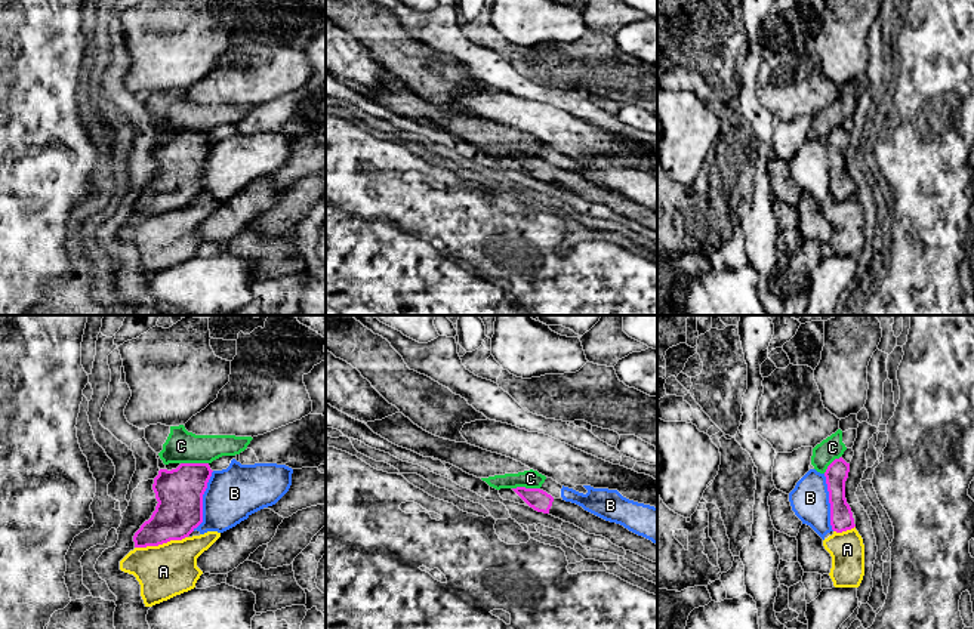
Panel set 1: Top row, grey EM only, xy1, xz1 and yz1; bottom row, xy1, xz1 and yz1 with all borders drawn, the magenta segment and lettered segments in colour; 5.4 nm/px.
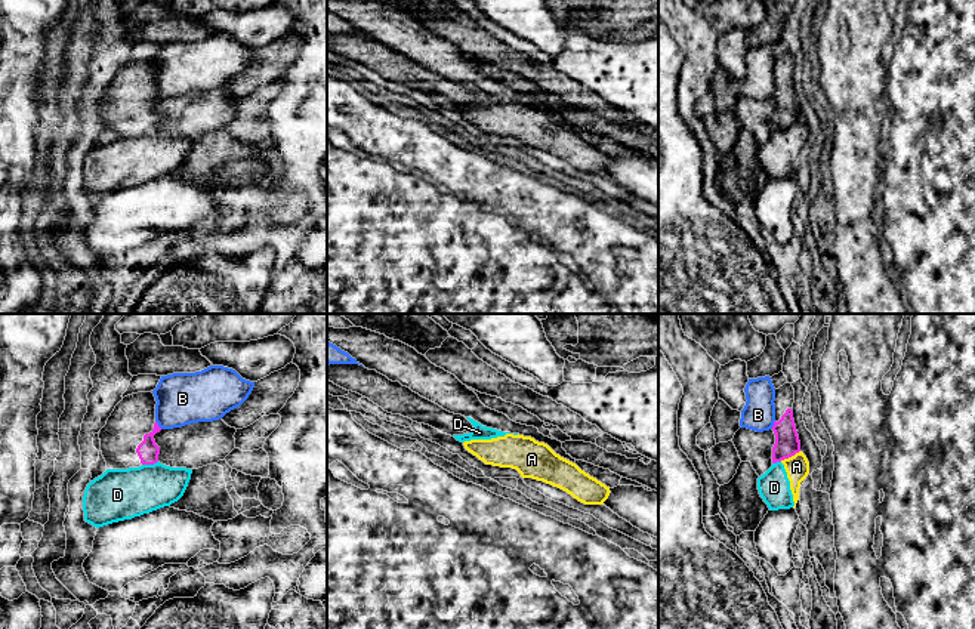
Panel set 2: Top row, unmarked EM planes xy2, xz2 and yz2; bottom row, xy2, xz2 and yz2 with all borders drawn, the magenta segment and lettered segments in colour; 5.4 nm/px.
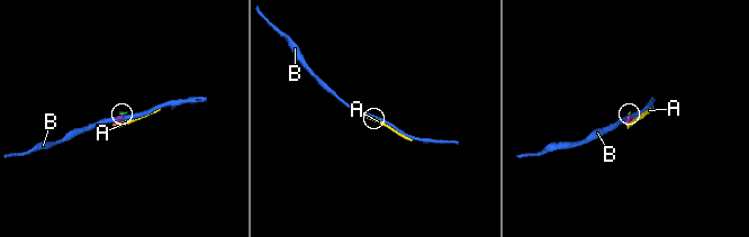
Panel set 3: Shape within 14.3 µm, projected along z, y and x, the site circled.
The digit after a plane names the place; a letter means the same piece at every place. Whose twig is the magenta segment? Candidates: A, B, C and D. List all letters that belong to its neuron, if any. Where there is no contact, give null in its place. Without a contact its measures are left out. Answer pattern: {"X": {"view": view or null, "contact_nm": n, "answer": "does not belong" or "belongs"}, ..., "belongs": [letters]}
{"A": {"view": "xy1", "contact_nm": 300, "answer": "does not belong"}, "B": {"view": "xy1", "contact_nm": 340, "answer": "does not belong"}, "C": {"view": "xy1", "contact_nm": 150, "answer": "does not belong"}, "D": {"view": "xy2", "contact_nm": 90, "answer": "does not belong"}, "belongs": []}

